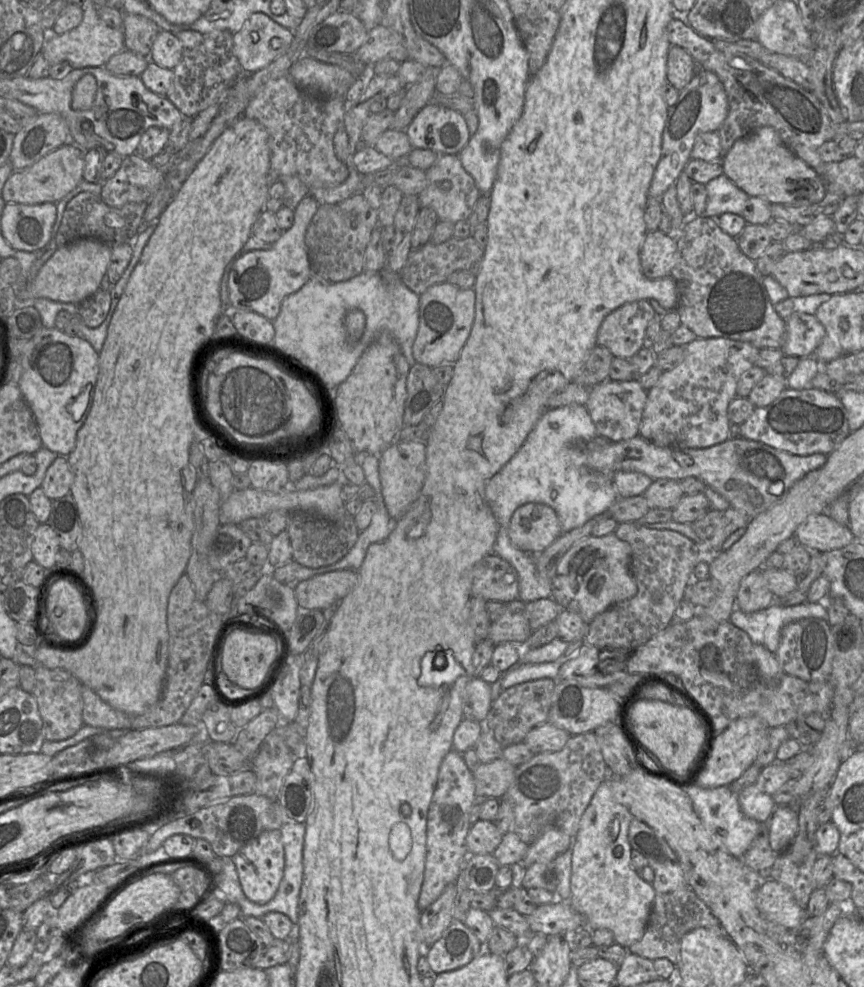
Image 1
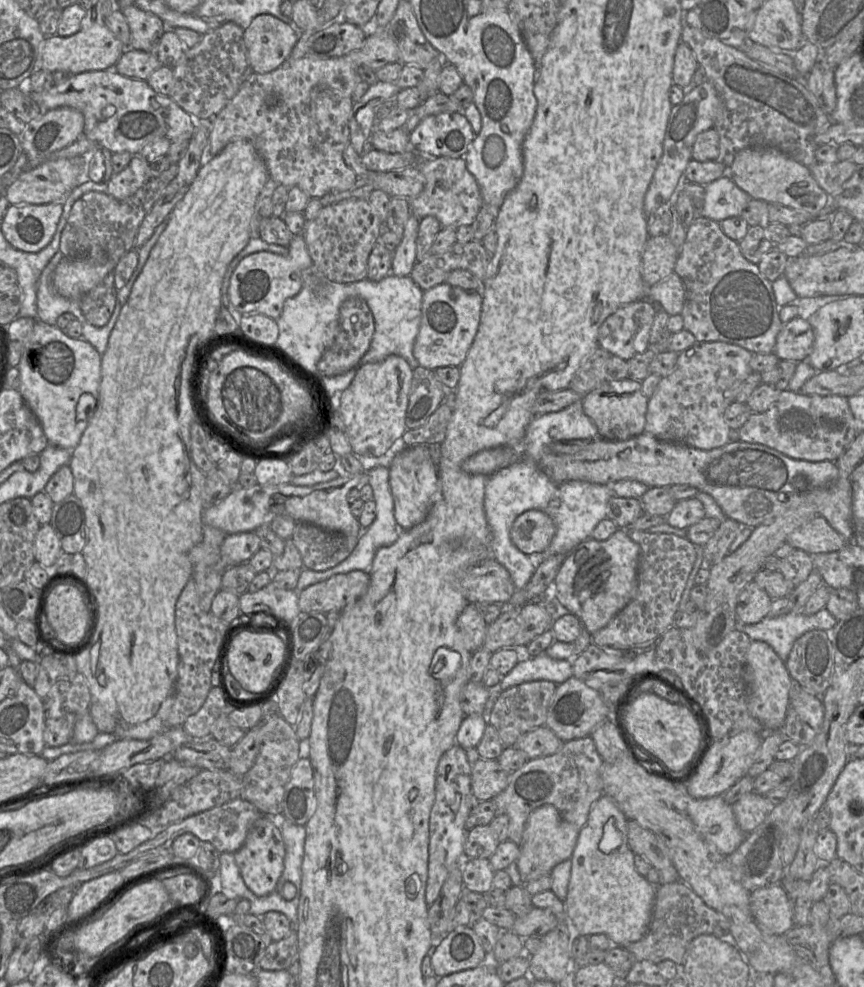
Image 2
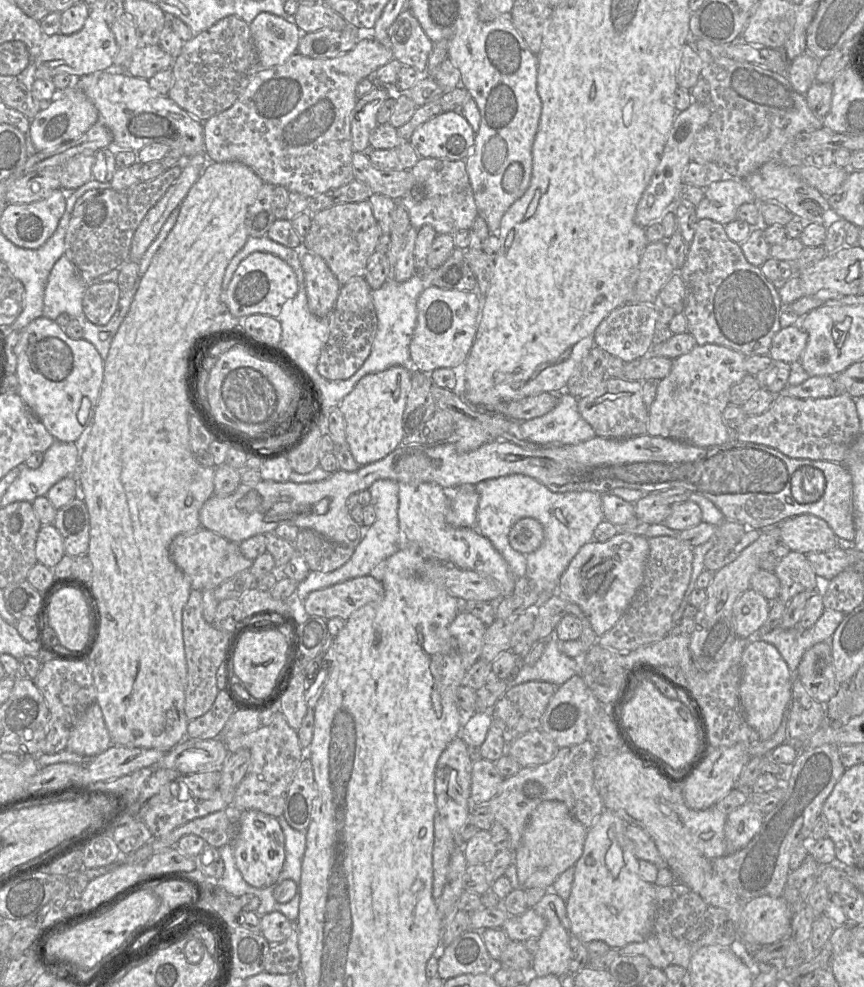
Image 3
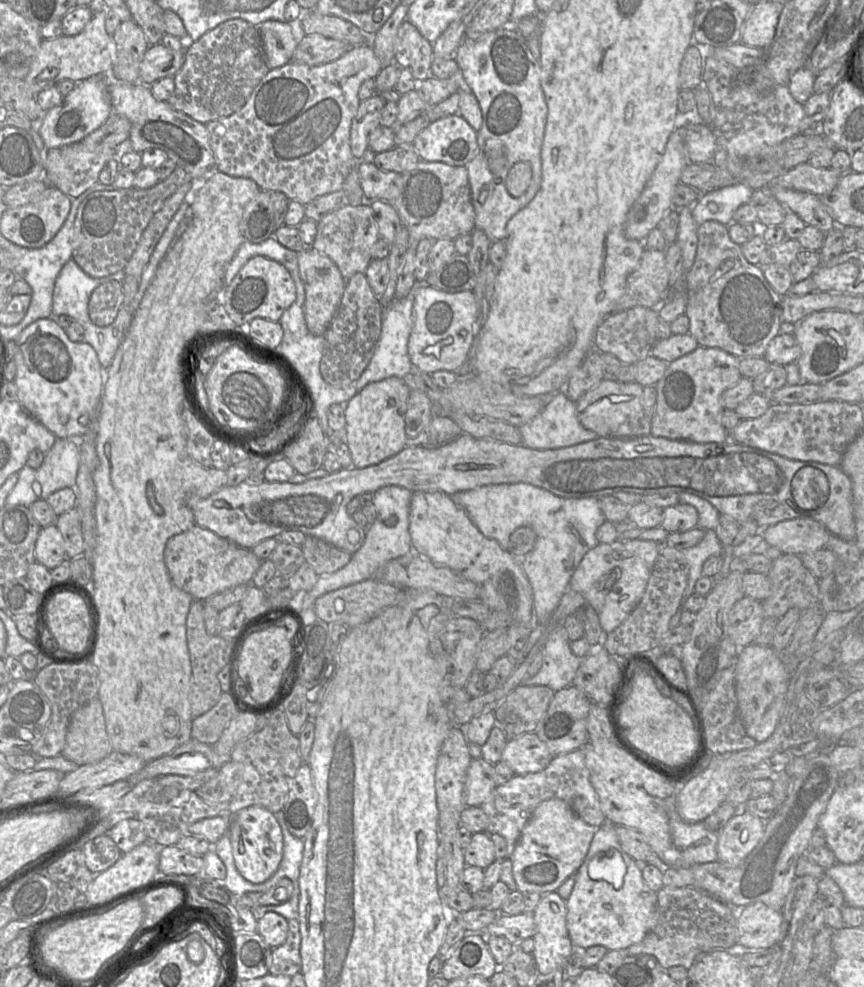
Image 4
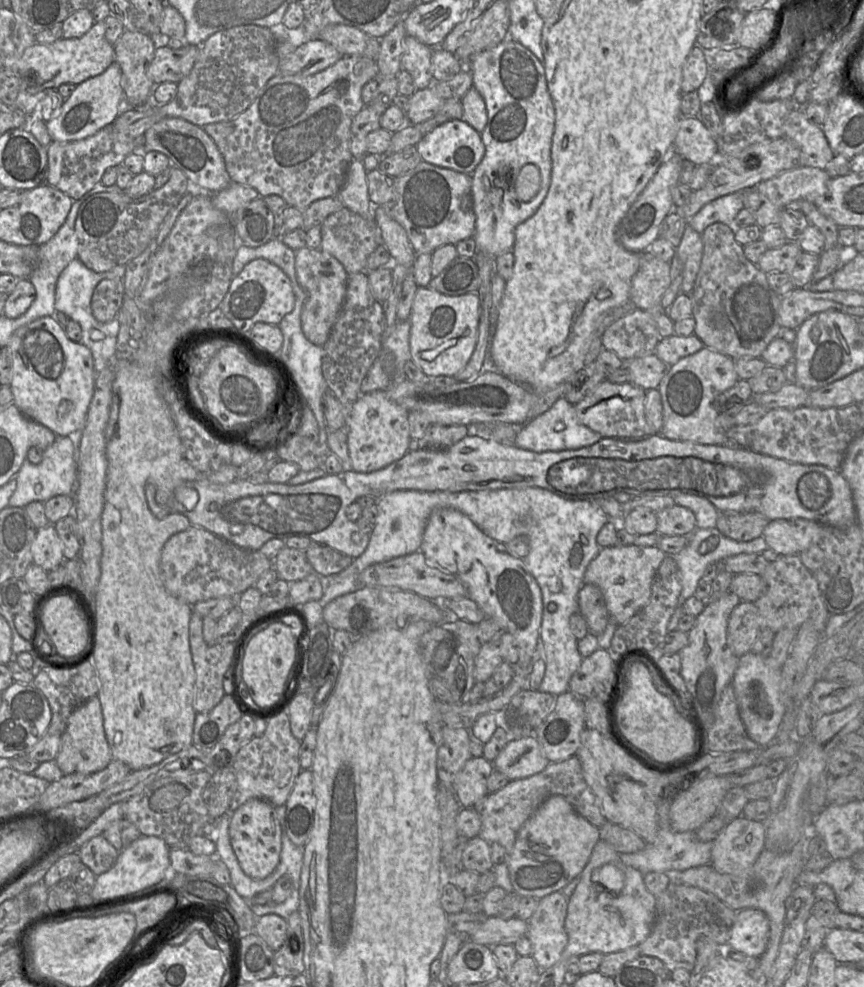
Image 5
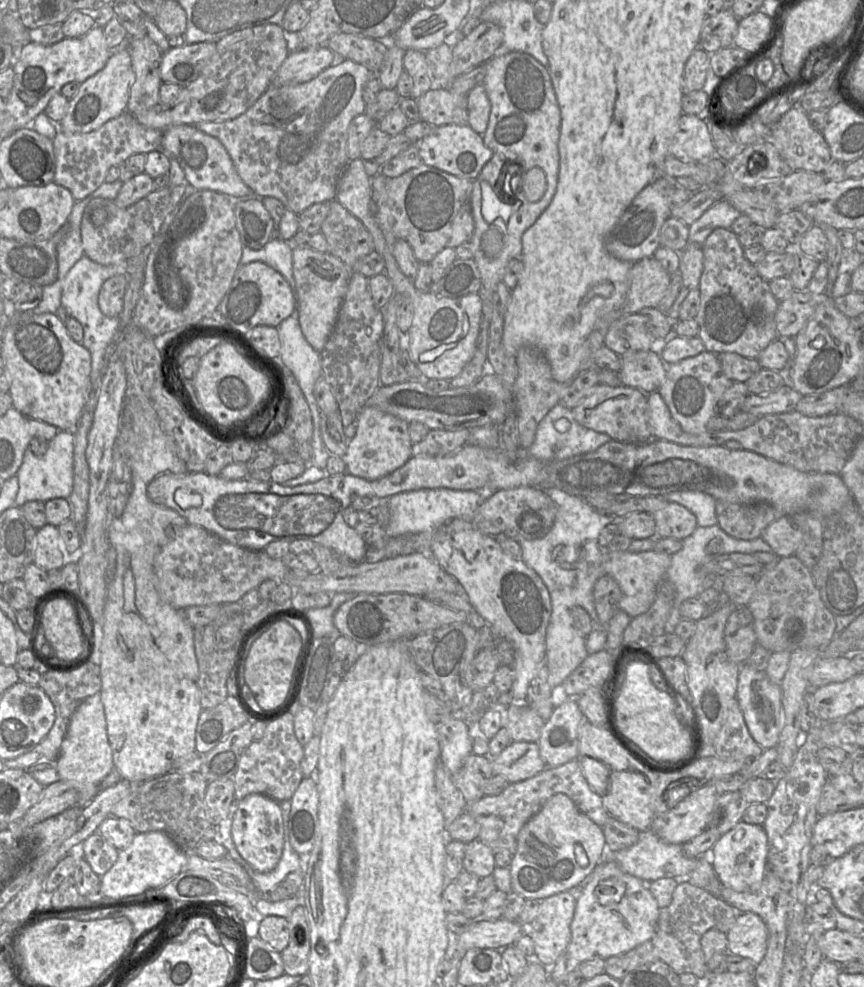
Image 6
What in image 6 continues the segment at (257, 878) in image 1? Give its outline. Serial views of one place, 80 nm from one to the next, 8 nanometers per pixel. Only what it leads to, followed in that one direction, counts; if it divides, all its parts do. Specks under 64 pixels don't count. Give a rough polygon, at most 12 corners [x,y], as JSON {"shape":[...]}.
{"shape":[[250,794],[231,836],[241,857],[268,873],[283,852],[279,802]]}

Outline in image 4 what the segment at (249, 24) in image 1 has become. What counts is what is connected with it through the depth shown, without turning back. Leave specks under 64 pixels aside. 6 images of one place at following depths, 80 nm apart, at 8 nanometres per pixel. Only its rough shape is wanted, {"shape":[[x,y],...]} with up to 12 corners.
{"shape":[[291,25],[257,27],[267,66],[291,62],[298,46]]}

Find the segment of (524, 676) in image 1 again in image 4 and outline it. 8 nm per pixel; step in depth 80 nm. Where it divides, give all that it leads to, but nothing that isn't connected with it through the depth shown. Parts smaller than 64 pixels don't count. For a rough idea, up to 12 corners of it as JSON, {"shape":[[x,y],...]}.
{"shape":[[563,626],[542,648],[541,669],[521,685],[557,692],[573,684],[582,659]]}

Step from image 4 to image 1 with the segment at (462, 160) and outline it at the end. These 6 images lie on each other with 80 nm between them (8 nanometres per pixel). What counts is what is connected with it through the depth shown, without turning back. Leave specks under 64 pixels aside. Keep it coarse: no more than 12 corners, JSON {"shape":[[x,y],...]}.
{"shape":[[429,102],[405,129],[413,148],[458,155],[470,139],[458,111]]}

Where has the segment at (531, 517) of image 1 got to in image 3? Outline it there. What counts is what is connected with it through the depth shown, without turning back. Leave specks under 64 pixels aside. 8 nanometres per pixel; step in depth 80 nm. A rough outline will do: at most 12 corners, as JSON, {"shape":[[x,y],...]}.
{"shape":[[518,520],[509,532],[512,548],[524,555],[544,540],[541,523]]}

